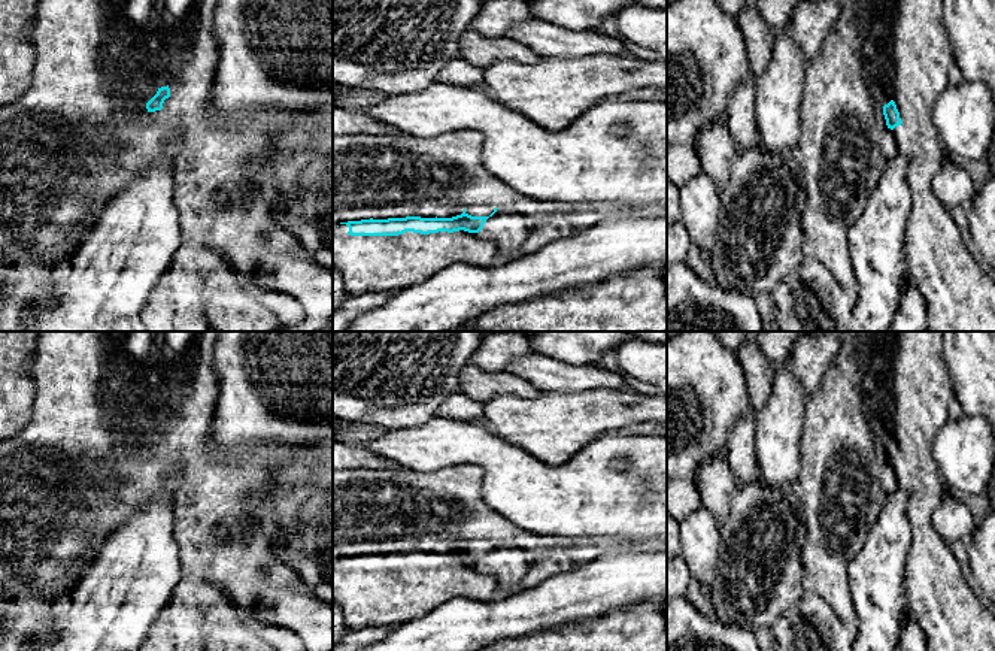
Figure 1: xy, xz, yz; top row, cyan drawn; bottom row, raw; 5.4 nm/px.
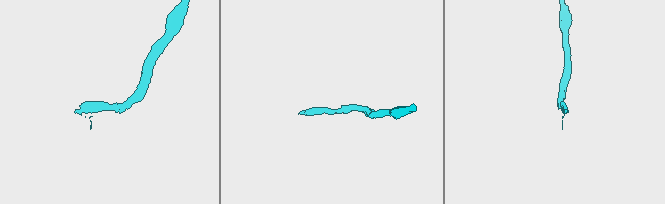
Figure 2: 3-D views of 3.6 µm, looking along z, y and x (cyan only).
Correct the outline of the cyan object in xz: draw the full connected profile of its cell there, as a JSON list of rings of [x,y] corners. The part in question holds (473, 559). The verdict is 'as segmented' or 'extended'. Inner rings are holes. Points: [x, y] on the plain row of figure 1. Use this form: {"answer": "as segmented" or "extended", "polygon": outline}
{"answer": "extended", "polygon": [[[476,538],[473,541],[464,542],[461,549],[452,552],[421,552],[421,551],[406,551],[406,552],[388,552],[388,554],[361,554],[340,557],[349,561],[348,569],[351,570],[398,570],[406,566],[430,569],[439,566],[468,566],[479,567],[489,551],[497,546],[498,542]]]}

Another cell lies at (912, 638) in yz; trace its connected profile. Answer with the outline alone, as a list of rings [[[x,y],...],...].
[[[908,609],[904,612],[897,651],[928,651],[926,636],[919,624],[910,617]]]

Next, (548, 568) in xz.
[[[550,557],[528,566],[528,572],[524,579],[515,585],[513,591],[524,591],[527,588],[539,585],[542,581],[574,570],[577,564],[574,561]]]

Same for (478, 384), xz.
[[[471,363],[461,370],[458,393],[483,403],[501,394],[513,394],[528,400],[542,394],[540,390],[521,376],[509,372],[492,373]]]

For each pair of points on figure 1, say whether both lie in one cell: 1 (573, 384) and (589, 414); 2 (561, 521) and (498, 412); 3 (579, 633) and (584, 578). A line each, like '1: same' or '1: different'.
1: different
2: different
3: different

